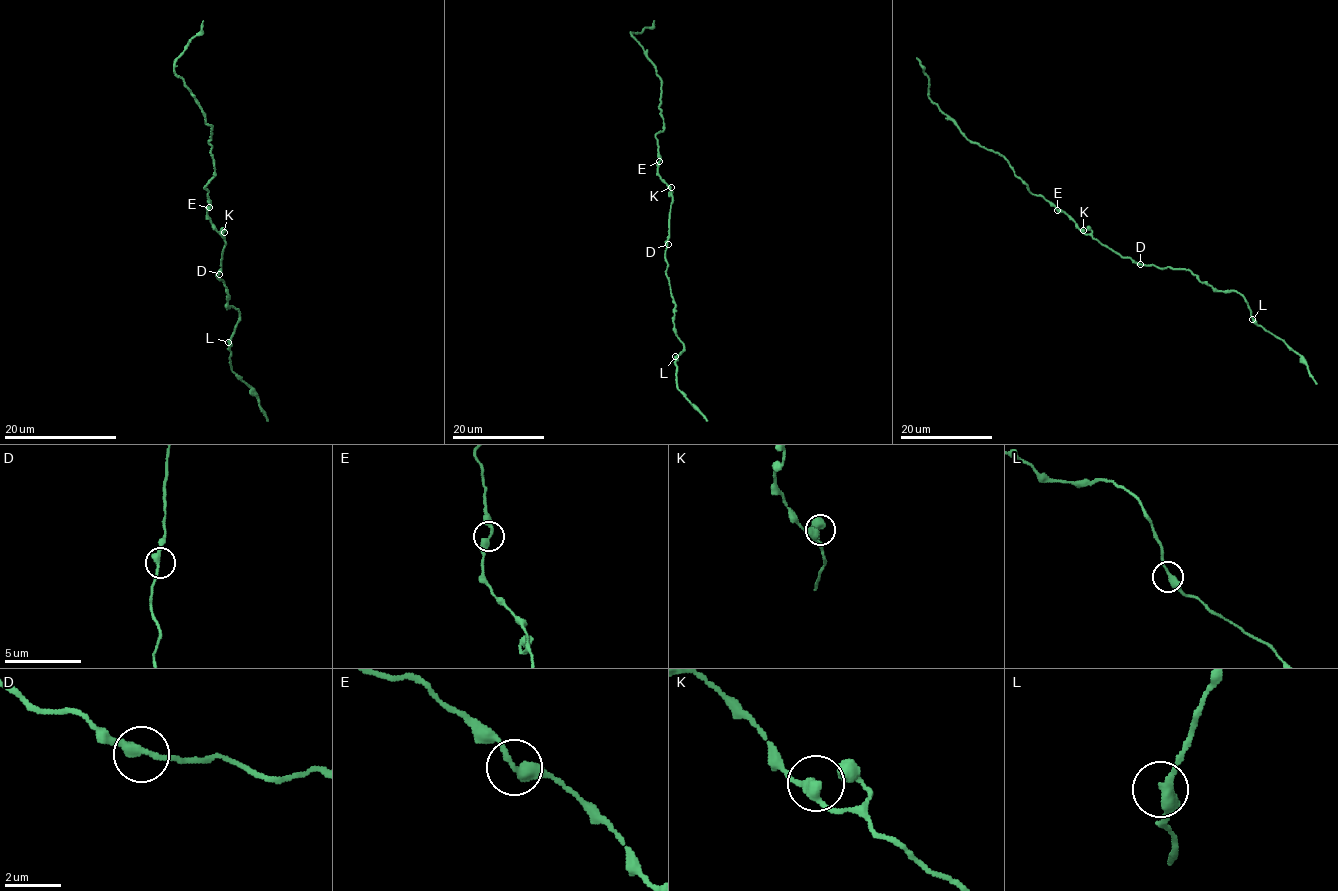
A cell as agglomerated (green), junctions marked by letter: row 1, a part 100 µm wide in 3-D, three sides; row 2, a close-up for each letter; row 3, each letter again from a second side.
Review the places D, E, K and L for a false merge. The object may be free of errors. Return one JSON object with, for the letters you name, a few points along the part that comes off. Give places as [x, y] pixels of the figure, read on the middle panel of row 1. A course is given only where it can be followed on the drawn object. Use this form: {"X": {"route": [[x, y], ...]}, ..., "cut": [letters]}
{"cut": []}

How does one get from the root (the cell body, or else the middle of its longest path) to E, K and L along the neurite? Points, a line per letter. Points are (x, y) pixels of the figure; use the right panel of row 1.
E: (1100, 242), (1084, 233), (1066, 214), (1057, 210)
K: (1100, 242), (1083, 230)
L: (1100, 242), (1135, 262), (1159, 268), (1188, 269), (1201, 282), (1219, 291), (1236, 291), (1248, 305), (1252, 319)

